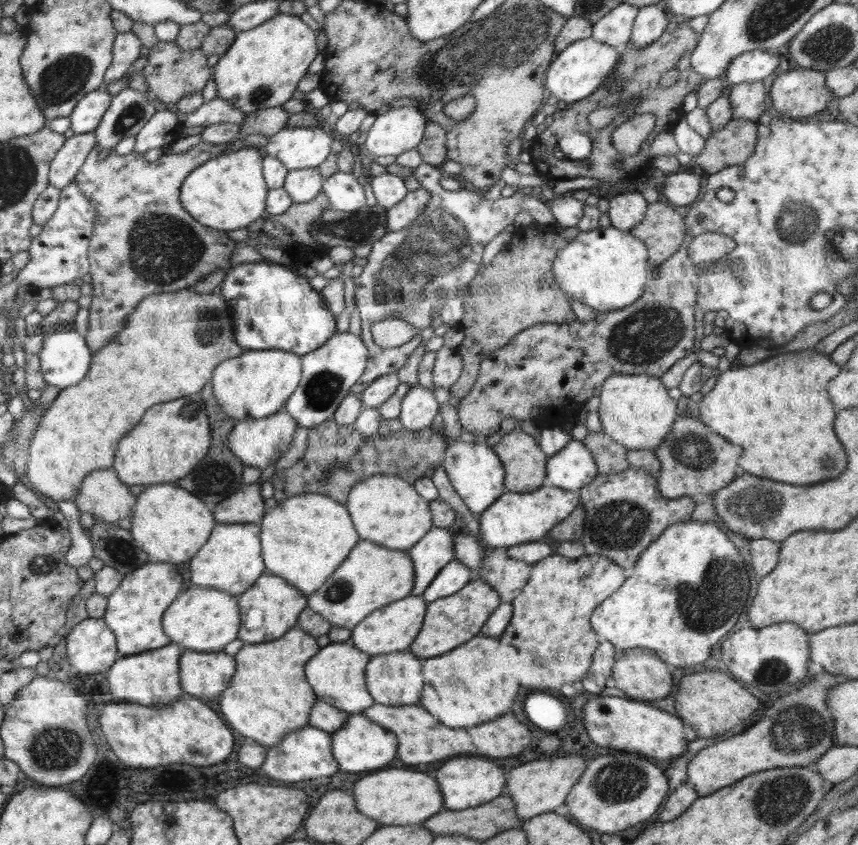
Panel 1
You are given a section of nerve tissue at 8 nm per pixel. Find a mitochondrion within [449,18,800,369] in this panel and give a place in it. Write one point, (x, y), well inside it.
(621, 87)

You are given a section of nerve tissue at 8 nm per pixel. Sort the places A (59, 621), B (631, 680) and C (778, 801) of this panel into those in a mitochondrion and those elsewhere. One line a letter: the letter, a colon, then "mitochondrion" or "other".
A: other
B: other
C: mitochondrion

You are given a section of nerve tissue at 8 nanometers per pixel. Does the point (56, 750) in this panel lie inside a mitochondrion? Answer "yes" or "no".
yes

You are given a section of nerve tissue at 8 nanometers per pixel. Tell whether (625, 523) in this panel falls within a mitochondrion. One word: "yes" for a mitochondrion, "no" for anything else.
yes

